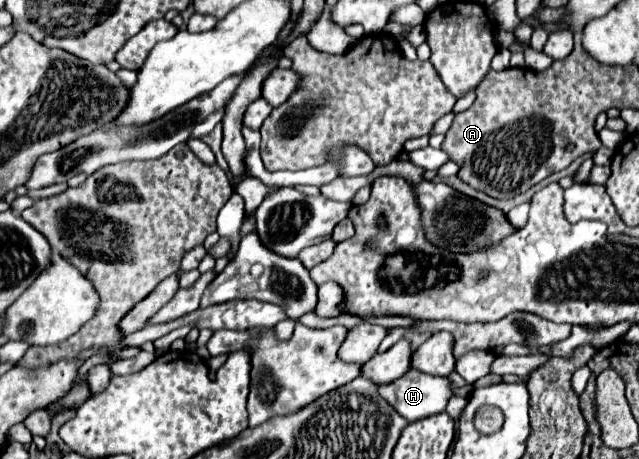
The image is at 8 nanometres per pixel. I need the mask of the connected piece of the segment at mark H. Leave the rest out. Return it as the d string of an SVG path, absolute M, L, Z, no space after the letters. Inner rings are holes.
M409 370L399 380L381 386L379 394L407 422L415 422L445 410L445 404L451 398L451 384L447 378Z

